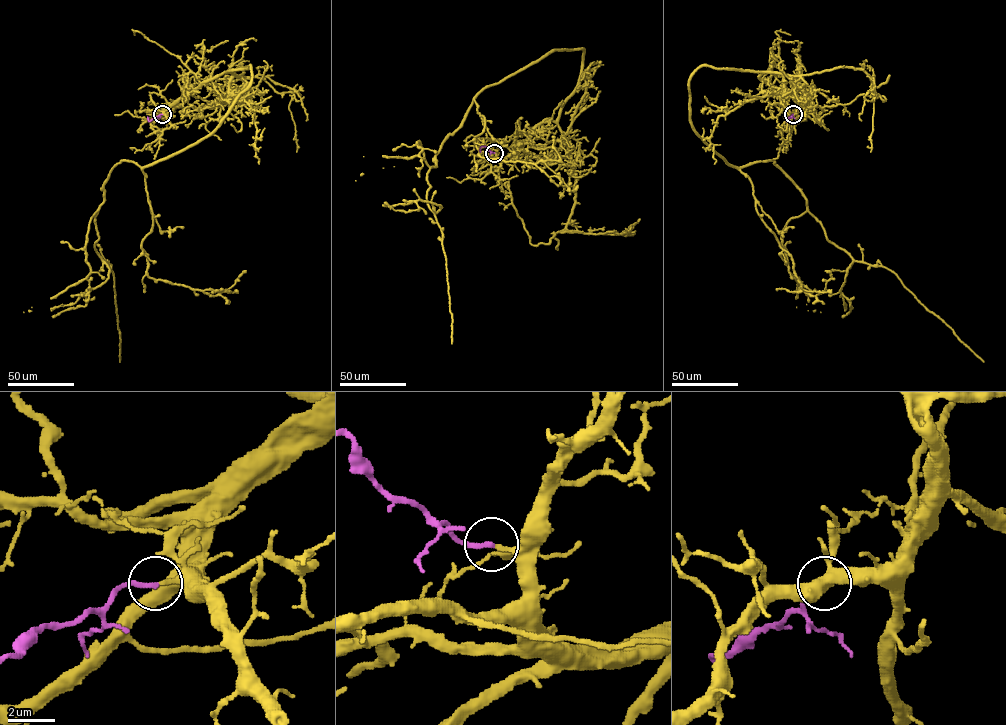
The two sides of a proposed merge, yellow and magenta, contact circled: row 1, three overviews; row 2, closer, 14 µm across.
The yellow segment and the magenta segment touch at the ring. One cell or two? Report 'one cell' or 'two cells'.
one cell

